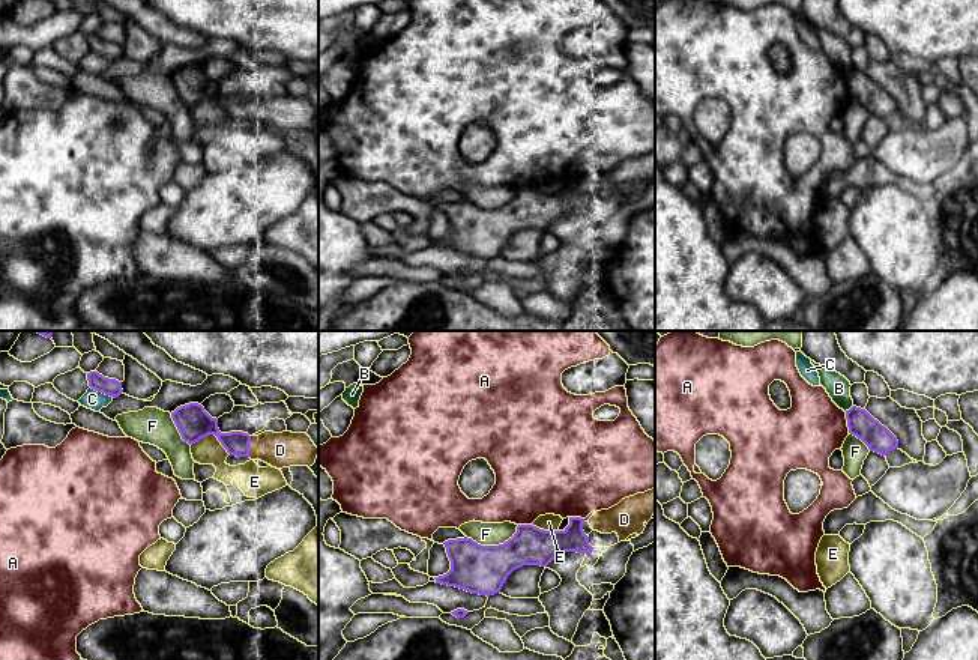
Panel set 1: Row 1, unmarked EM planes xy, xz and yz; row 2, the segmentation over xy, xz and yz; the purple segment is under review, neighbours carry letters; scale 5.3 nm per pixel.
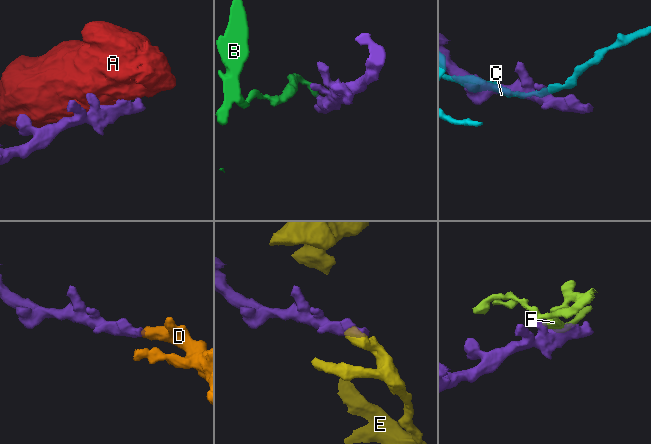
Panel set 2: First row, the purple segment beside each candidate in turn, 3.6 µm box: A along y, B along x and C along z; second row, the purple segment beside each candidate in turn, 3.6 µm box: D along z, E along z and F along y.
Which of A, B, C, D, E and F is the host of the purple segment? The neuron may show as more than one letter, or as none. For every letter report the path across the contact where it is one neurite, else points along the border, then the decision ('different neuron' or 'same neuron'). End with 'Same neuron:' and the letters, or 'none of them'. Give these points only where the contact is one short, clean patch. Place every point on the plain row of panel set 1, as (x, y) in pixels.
A: different neuron
B: border along yz (852, 68), (845, 74); different neuron
C: border along xy (90, 50), (113, 60); different neuron
D: same neuron
E: border along xy (191, 107), (214, 98), (230, 118); different neuron
F: border along xz (519, 188), (511, 200), (498, 208), (478, 208), (466, 199); different neuron
Same neuron: D

